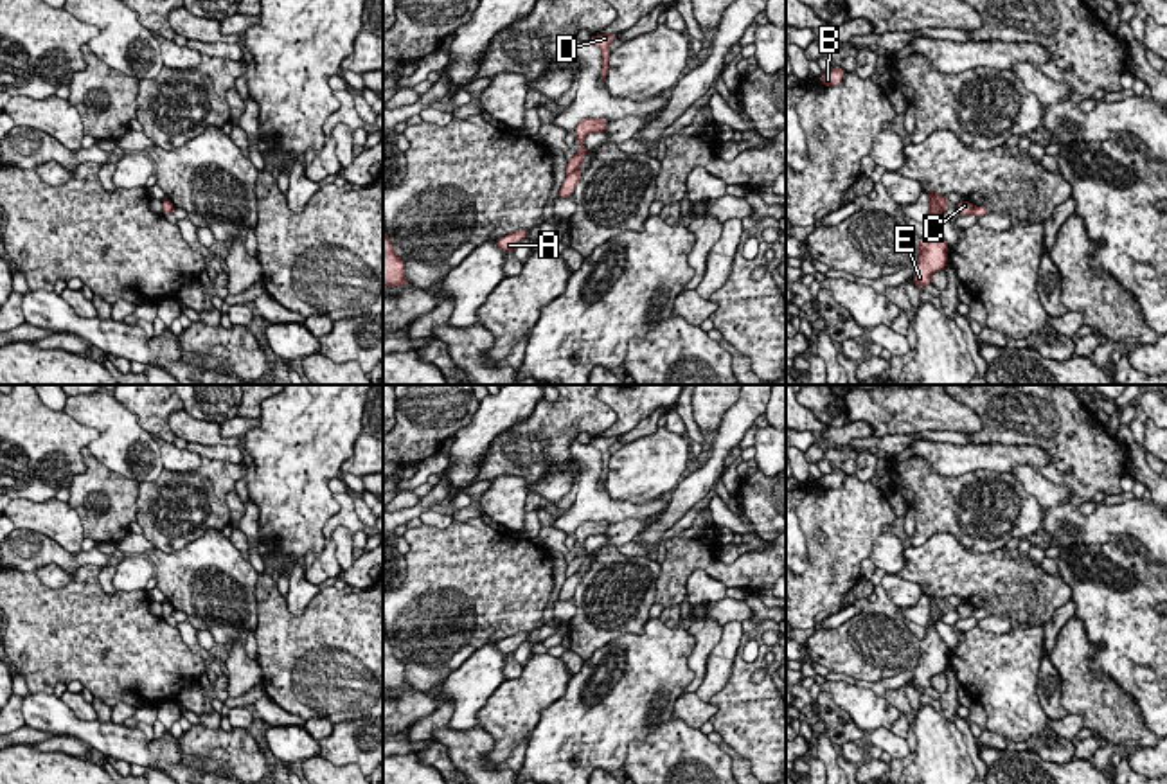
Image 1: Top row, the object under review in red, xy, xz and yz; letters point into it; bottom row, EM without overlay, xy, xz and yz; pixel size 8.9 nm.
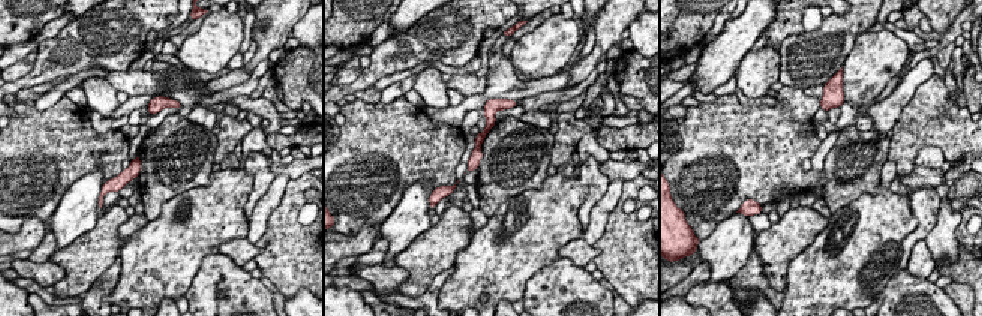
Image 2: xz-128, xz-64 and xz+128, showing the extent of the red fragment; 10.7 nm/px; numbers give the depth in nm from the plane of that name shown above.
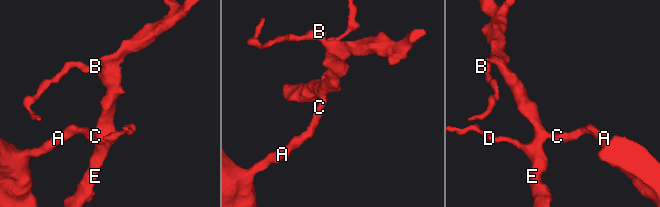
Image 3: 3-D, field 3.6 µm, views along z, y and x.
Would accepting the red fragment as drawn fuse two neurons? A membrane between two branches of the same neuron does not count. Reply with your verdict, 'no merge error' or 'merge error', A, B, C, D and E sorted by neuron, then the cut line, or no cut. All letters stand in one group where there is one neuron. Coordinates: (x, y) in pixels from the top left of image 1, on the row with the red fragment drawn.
merge error; A / B C D E; cut in xz along (578, 168), (567, 177)

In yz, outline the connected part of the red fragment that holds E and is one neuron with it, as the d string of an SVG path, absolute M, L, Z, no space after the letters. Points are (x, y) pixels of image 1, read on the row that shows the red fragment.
M928 191L930 216L924 223L924 236L919 237L919 259L913 266L913 282L921 290L931 286L931 275L948 264L948 245L937 228L937 218L949 207L946 196Z

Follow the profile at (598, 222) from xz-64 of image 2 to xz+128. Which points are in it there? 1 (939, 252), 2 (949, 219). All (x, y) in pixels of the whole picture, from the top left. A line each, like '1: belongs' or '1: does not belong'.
1: belongs
2: belongs

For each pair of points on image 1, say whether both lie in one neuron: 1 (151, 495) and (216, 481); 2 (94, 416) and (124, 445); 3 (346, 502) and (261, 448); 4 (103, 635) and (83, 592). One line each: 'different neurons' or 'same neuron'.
1: same neuron
2: same neuron
3: different neurons
4: same neuron

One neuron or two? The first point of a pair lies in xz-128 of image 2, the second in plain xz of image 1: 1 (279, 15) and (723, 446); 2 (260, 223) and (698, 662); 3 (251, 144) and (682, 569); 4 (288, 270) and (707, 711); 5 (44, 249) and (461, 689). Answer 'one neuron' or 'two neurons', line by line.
1: one neuron
2: two neurons
3: two neurons
4: two neurons
5: two neurons

